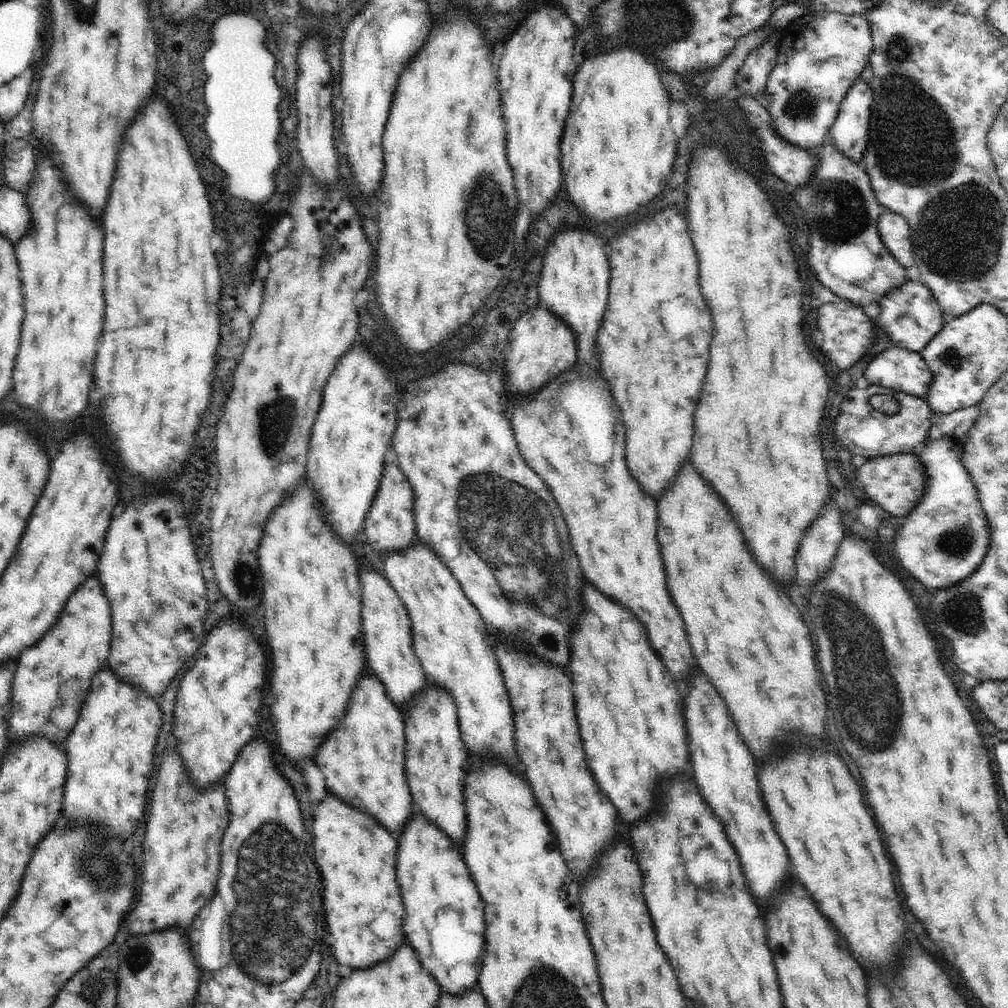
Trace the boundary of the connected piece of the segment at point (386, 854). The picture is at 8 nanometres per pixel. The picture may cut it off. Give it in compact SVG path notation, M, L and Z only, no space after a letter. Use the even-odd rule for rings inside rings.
M328 794L322 802L314 806L312 814L312 826L314 826L314 860L320 868L320 874L324 878L324 910L326 910L326 924L330 934L334 936L334 956L340 964L348 964L354 970L356 968L368 968L376 962L382 962L390 958L396 948L404 942L402 936L402 924L404 924L404 904L400 896L400 886L396 882L396 850L398 840L390 836L390 832L378 824L376 818L370 818L370 814L362 810L354 810L354 806L342 802L340 798L334 798L334 794ZM376 924L388 924L390 928L396 926L396 934L392 938L380 938L372 926Z

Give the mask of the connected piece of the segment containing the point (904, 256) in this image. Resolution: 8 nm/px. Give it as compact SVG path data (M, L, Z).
M887 210L880 215L878 230L892 256L904 268L914 266L913 244L910 240L911 228L906 218Z

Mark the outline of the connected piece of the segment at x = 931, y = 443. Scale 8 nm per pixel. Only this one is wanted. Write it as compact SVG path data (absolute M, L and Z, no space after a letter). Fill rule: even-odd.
M959 438L952 439L953 442L928 439L917 450L927 472L925 493L906 522L898 526L894 540L902 566L928 590L939 591L966 580L978 570L990 544L986 513L961 463L962 443Z

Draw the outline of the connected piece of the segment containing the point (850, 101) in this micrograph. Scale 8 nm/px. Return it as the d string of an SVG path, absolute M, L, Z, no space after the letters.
M864 78L858 79L854 86L850 87L848 94L840 103L840 110L836 122L832 125L828 134L829 141L837 147L846 158L860 165L866 152L870 136L871 104L873 101L872 89L864 82Z

